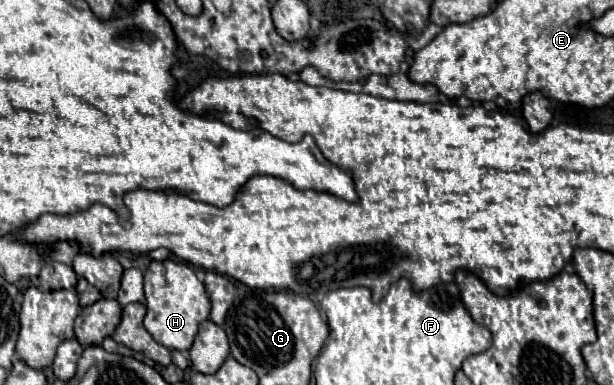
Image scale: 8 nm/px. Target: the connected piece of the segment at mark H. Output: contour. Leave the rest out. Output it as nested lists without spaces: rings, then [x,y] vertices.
[[[175,260],[151,262],[149,268],[145,270],[145,298],[147,298],[145,328],[153,336],[153,340],[157,340],[169,350],[181,352],[189,350],[193,346],[199,324],[209,318],[211,310],[207,290],[203,282],[197,280],[195,272],[185,262]]]

